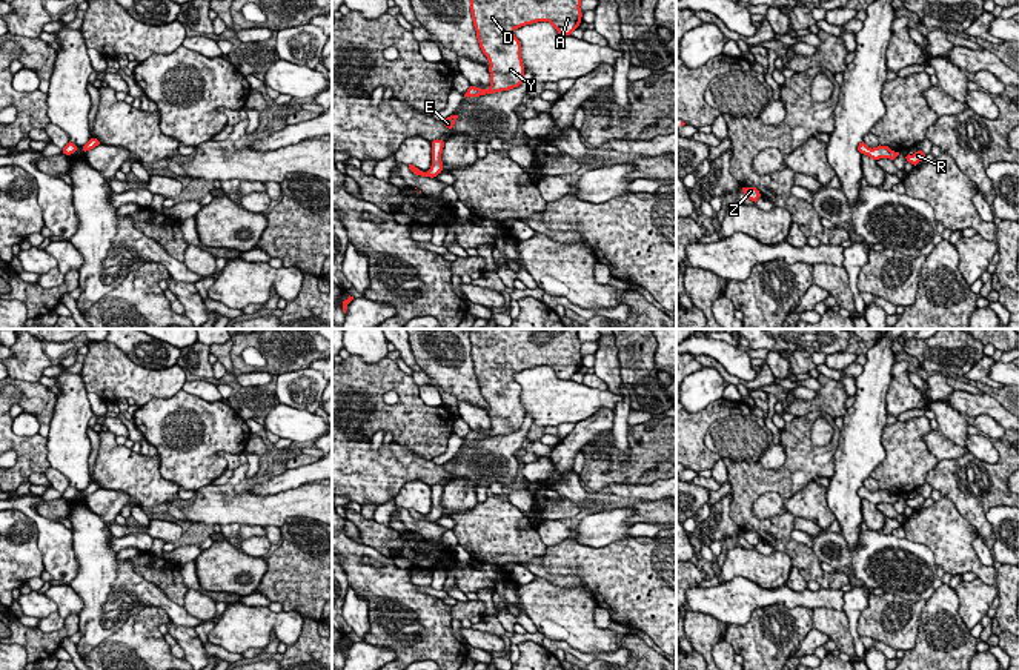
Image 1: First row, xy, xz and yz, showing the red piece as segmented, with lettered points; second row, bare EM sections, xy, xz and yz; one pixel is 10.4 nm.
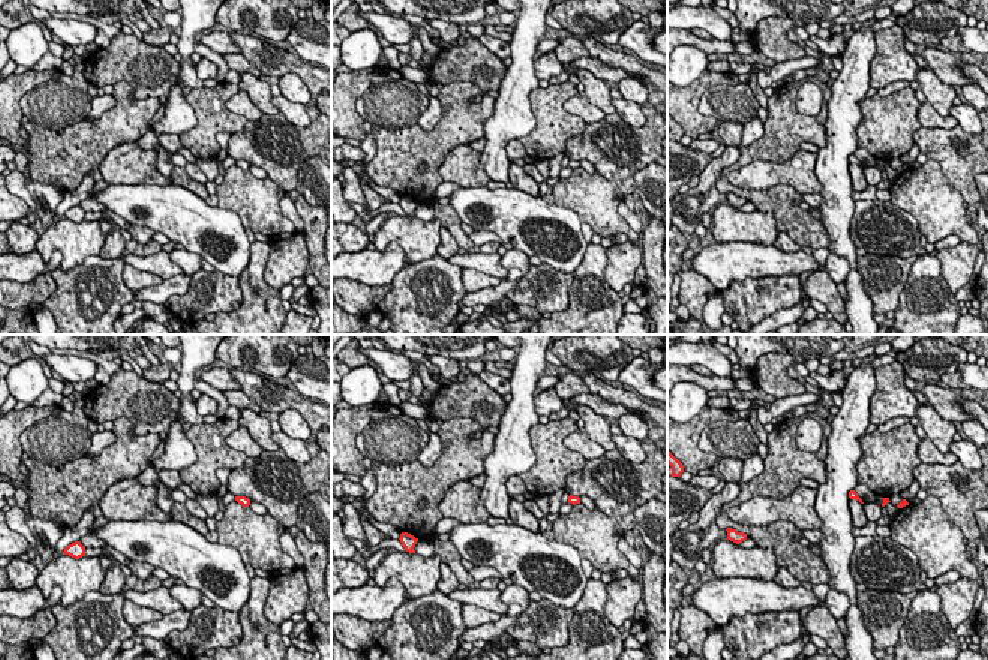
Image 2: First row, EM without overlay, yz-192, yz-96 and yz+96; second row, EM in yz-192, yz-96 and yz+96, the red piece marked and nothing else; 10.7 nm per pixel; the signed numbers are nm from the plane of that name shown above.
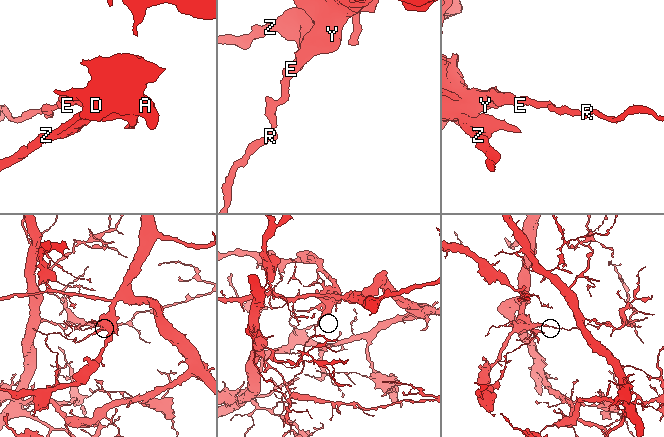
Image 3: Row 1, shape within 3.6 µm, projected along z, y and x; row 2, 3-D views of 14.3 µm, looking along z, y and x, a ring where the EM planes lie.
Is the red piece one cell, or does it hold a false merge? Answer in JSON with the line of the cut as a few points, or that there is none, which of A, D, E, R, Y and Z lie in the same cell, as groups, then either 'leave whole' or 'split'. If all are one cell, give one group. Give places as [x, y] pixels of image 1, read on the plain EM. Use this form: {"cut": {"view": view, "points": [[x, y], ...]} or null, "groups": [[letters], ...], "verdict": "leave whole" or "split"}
{"cut": {"view": "yz", "points": [[862, 487], [861, 492], [875, 503]]}, "groups": [["A", "D", "E", "Y", "Z"], ["R"]], "verdict": "split"}

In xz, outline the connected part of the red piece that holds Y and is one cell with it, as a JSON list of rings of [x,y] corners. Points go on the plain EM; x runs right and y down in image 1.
[[[470,329],[470,357],[476,383],[489,404],[490,430],[470,430],[464,441],[518,432],[524,423],[521,387],[515,375],[549,366],[570,380],[581,367],[578,329]]]

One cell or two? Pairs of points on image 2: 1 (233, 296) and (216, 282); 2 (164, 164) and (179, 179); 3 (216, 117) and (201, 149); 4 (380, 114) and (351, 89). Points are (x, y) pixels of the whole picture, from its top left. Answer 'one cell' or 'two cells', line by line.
1: one cell
2: two cells
3: one cell
4: two cells

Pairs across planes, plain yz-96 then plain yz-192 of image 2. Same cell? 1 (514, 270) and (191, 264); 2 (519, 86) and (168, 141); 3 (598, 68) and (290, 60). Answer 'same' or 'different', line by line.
1: same
2: different
3: different

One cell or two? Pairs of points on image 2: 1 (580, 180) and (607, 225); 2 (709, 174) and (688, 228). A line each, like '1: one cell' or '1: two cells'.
1: one cell
2: one cell

